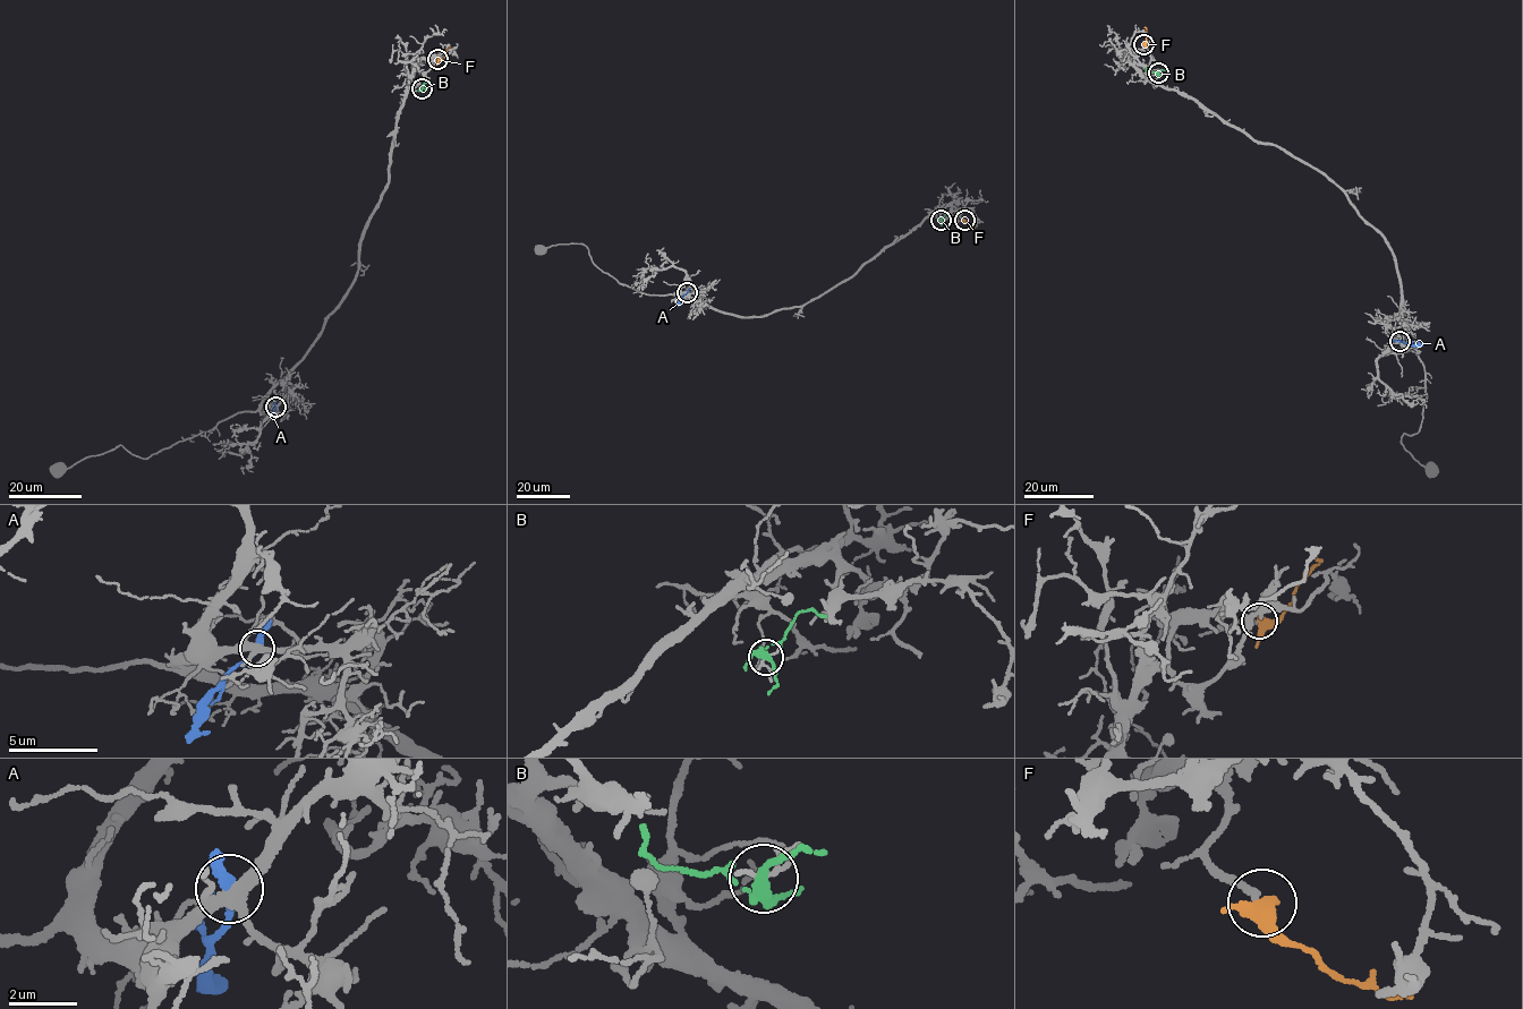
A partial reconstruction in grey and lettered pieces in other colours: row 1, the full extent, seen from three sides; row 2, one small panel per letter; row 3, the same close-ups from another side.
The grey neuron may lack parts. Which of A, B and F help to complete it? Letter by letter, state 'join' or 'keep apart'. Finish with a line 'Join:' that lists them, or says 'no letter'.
A: keep apart
B: keep apart
F: join
Join: F

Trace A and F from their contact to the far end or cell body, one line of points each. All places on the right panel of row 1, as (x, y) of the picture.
A: (1398, 341), (1420, 344), (1418, 342)
F: (1143, 43), (1143, 27)

